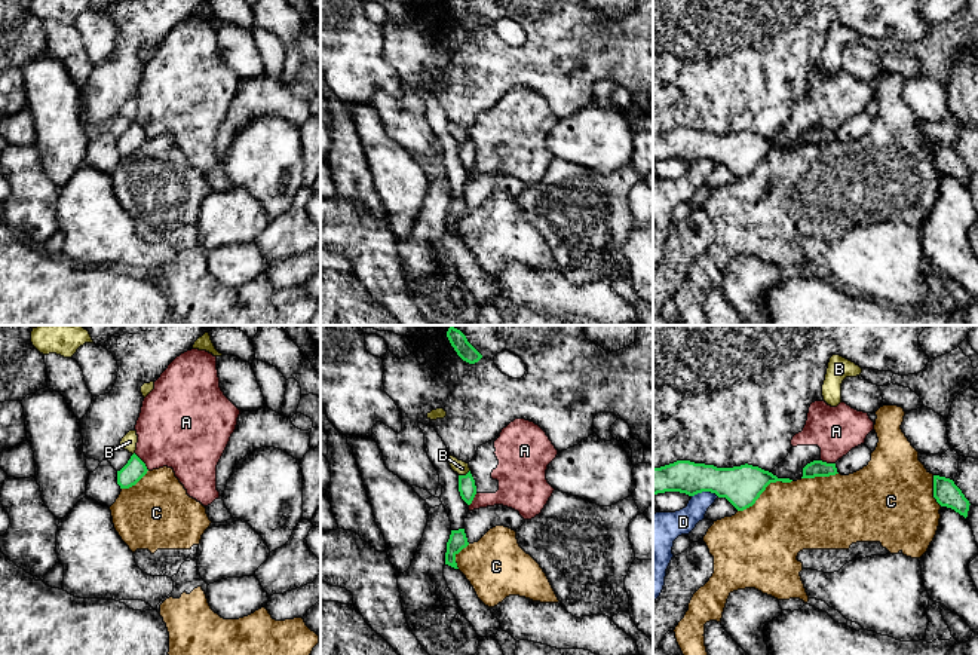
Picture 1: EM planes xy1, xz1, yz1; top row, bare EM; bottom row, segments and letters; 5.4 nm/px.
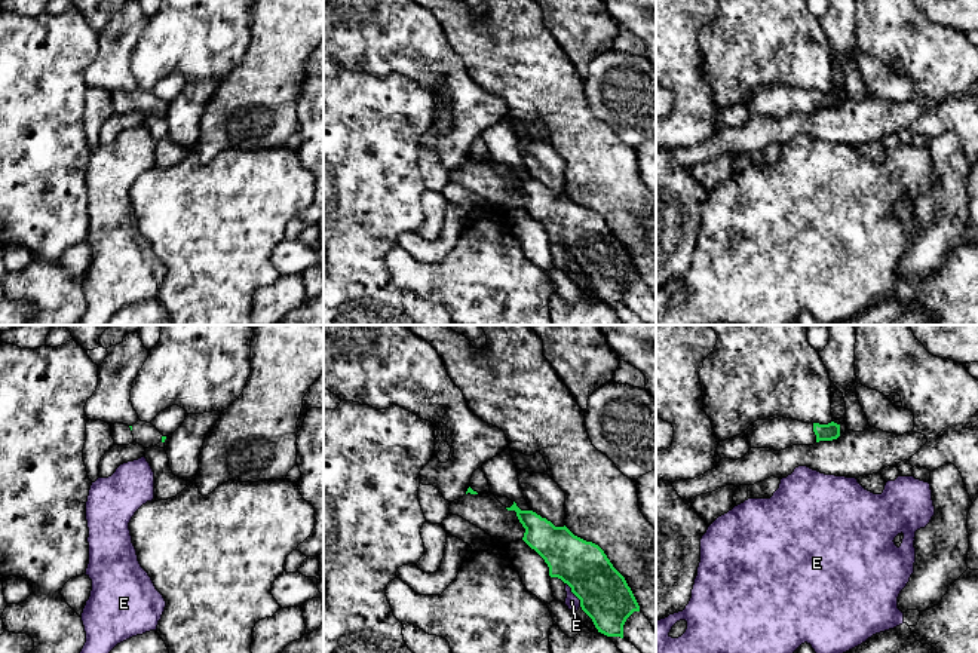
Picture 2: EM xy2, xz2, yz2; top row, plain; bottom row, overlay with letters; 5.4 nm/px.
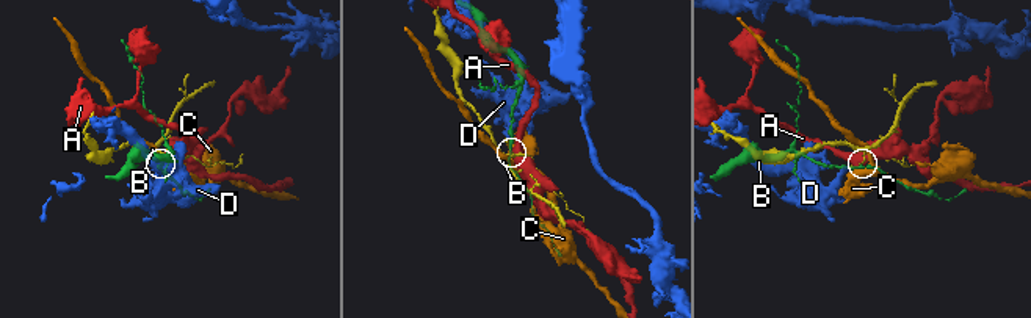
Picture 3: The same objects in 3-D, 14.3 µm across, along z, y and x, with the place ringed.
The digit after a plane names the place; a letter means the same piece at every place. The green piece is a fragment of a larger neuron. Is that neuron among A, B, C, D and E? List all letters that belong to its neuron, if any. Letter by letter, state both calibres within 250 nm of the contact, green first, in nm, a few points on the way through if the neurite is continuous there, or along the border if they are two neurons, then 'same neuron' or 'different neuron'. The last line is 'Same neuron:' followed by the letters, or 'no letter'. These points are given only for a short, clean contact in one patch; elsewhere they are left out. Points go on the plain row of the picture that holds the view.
A: 110/420 nm | different neuron
B: 100/80 nm | along xz1 (469, 137), (459, 143) | different neuron
C: 220/380 nm | different neuron
D: 220/140 nm | different neuron
E: 280/80 nm | different neuron
Same neuron: no letter

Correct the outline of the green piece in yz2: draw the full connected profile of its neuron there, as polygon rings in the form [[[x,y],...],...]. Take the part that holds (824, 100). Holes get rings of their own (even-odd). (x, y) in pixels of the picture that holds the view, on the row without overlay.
[[[778,85],[757,88],[744,99],[751,116],[770,116],[781,119],[792,113],[813,113],[819,108],[833,108],[840,104],[840,92],[803,91]]]

